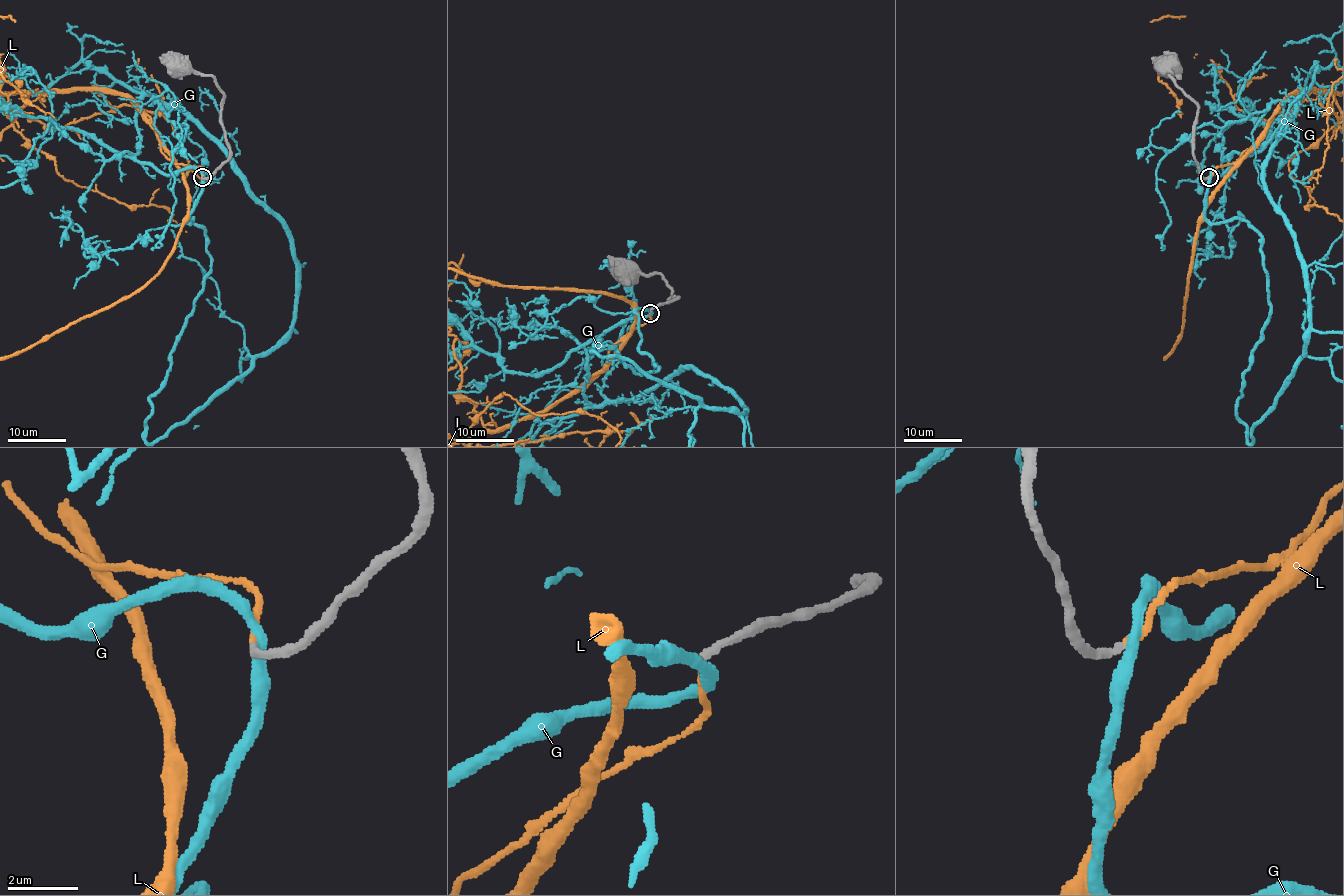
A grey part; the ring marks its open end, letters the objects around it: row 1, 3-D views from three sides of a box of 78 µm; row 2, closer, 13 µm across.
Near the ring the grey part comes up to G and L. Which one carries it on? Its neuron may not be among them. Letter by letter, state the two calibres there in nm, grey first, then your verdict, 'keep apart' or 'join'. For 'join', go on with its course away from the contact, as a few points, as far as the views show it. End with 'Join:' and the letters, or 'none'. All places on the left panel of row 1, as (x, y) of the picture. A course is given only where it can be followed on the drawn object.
G: 240/340 nm | keep apart
L: 240/170 nm | join
Join: L

